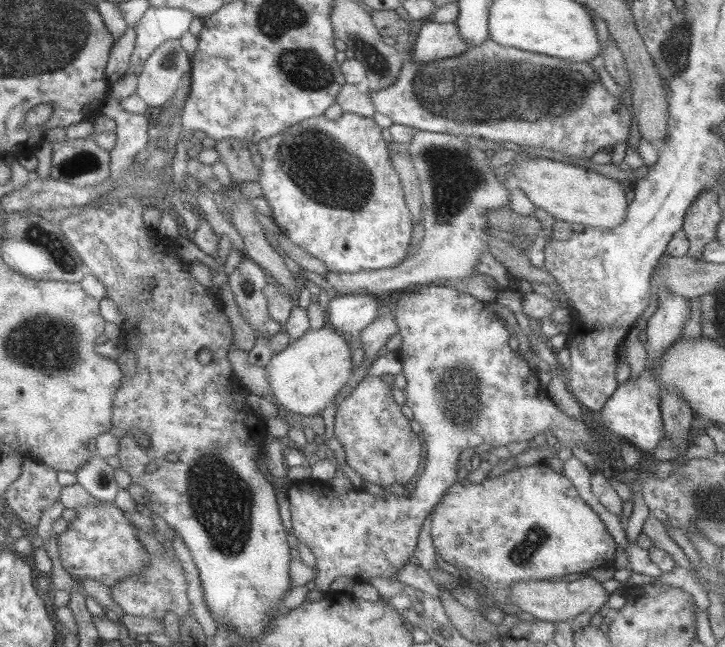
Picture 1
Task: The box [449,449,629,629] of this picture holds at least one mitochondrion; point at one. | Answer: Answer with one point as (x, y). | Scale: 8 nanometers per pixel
(523, 551)

